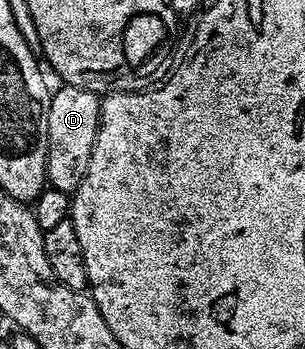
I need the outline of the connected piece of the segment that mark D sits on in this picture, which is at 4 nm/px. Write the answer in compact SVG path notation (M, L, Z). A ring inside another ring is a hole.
M60 85L51 92L48 100L48 156L46 157L47 186L75 193L90 169L90 153L100 128L101 96L81 87Z

